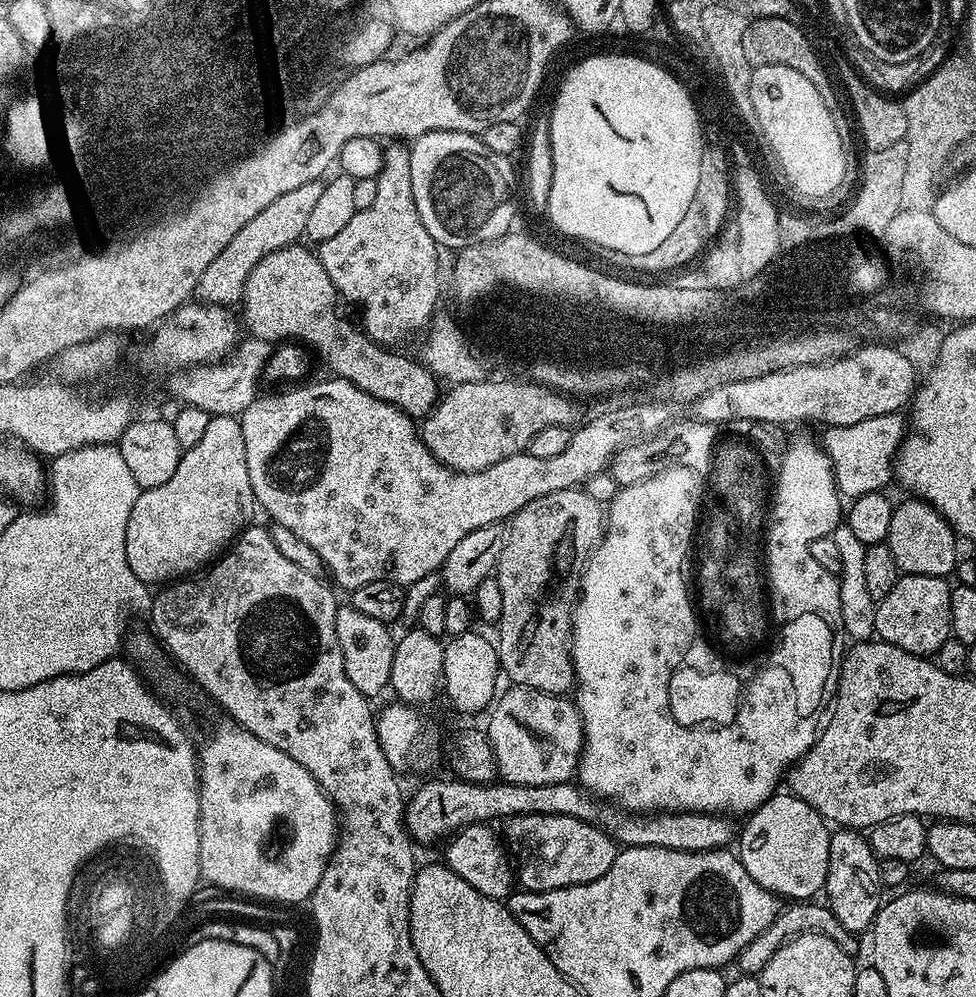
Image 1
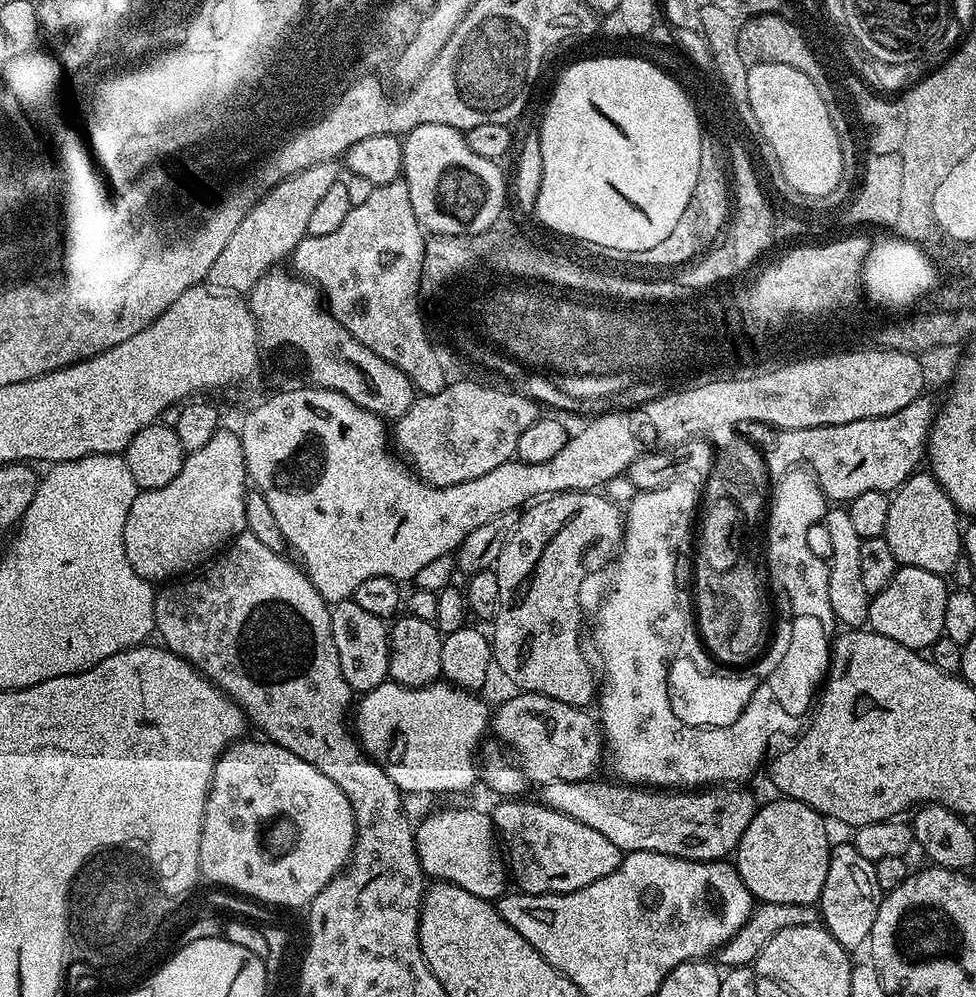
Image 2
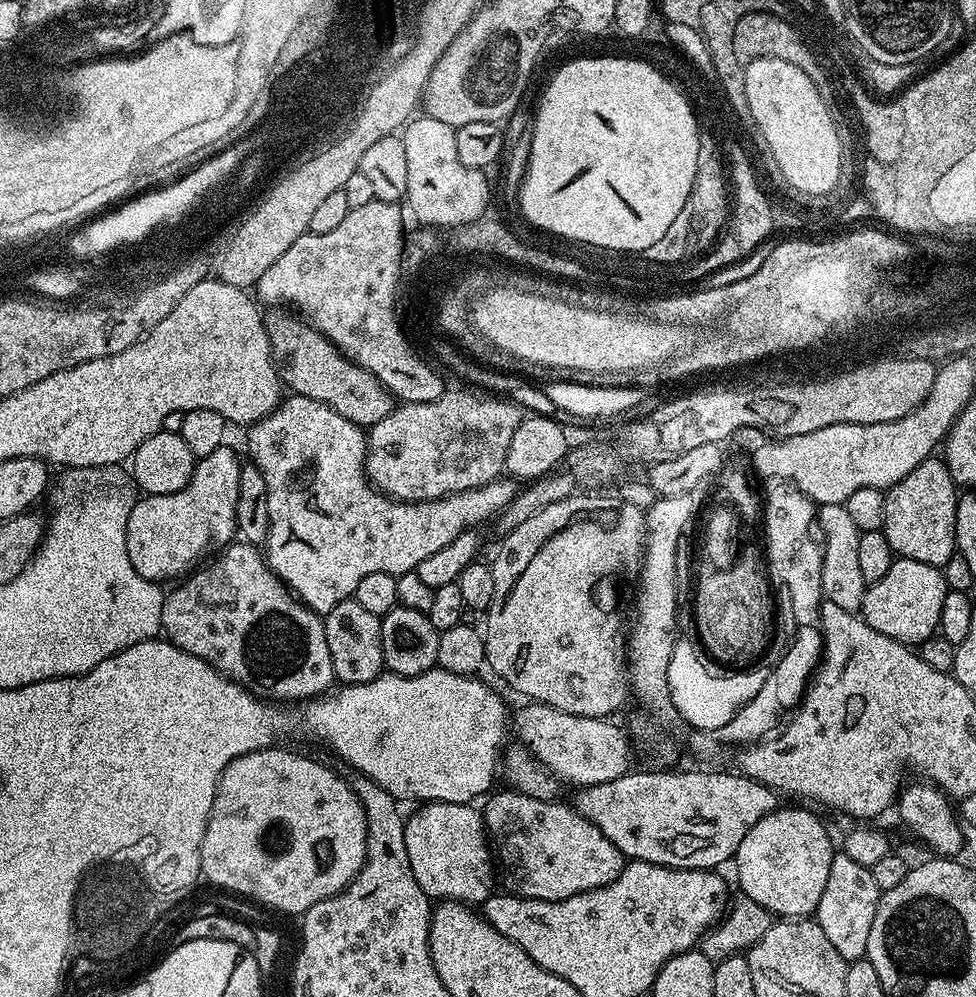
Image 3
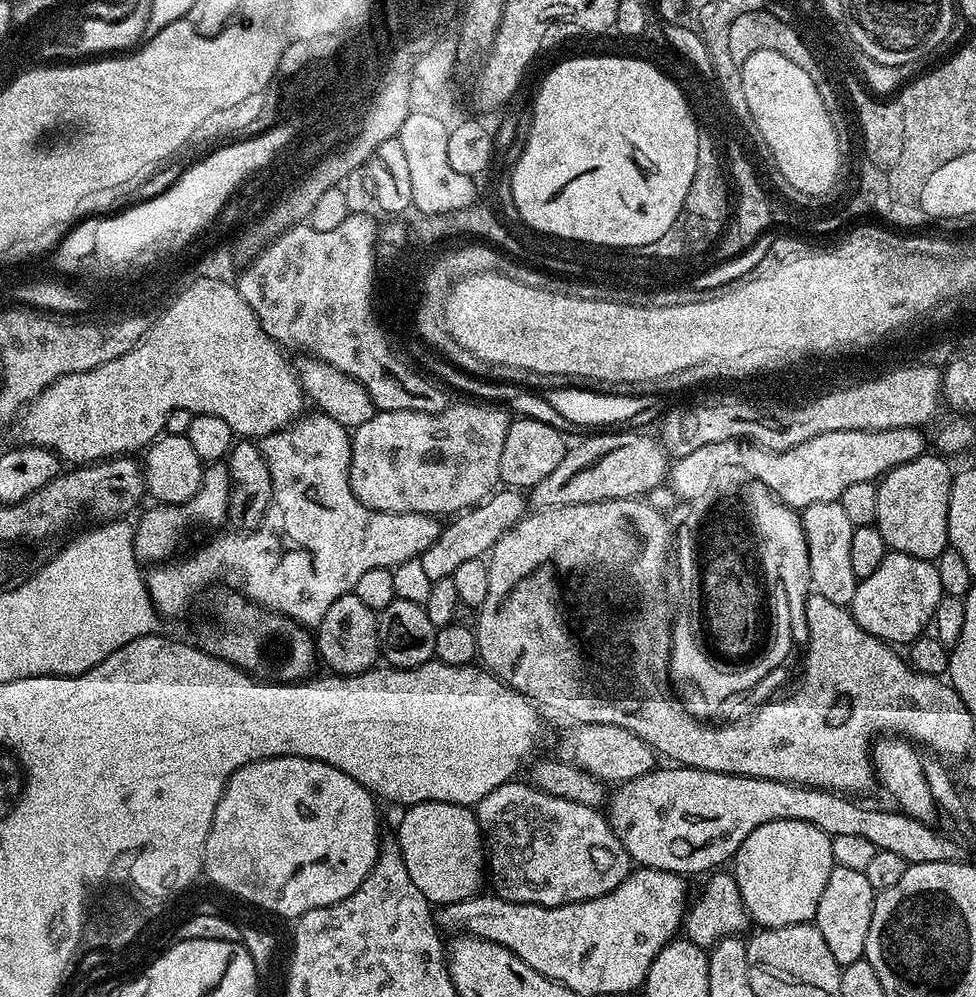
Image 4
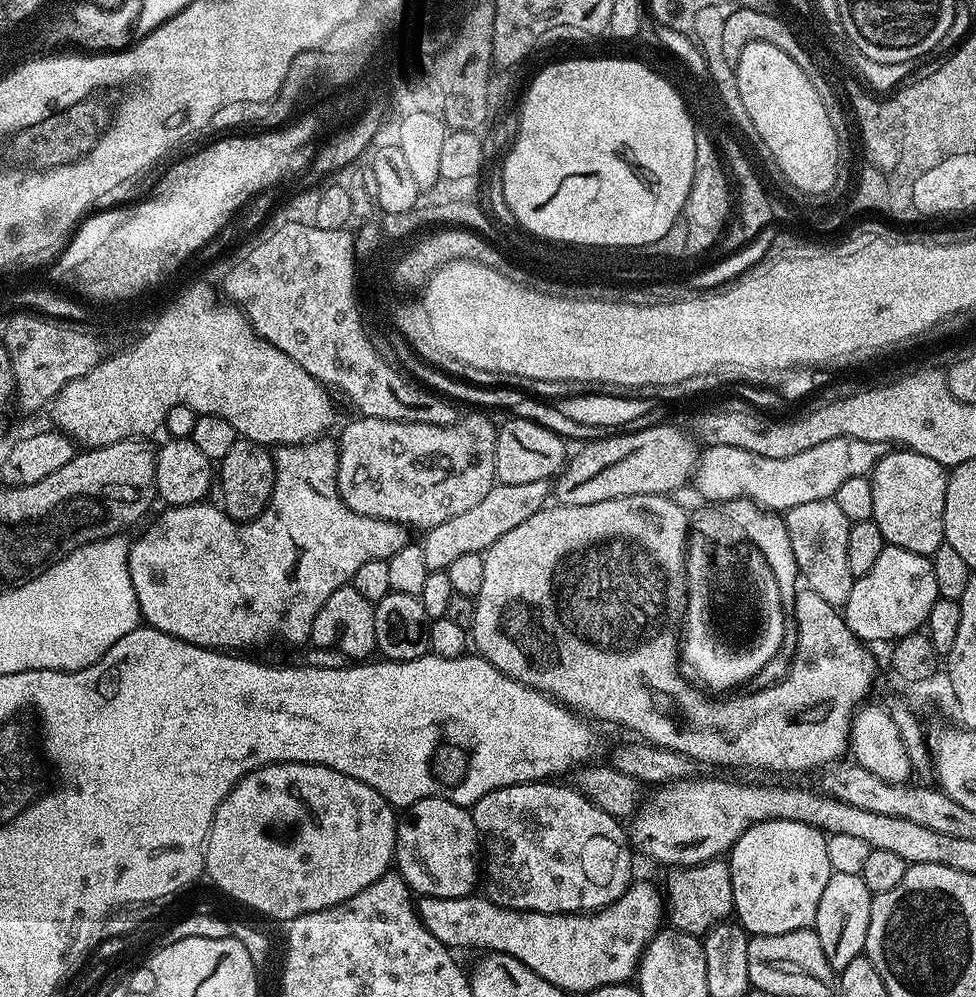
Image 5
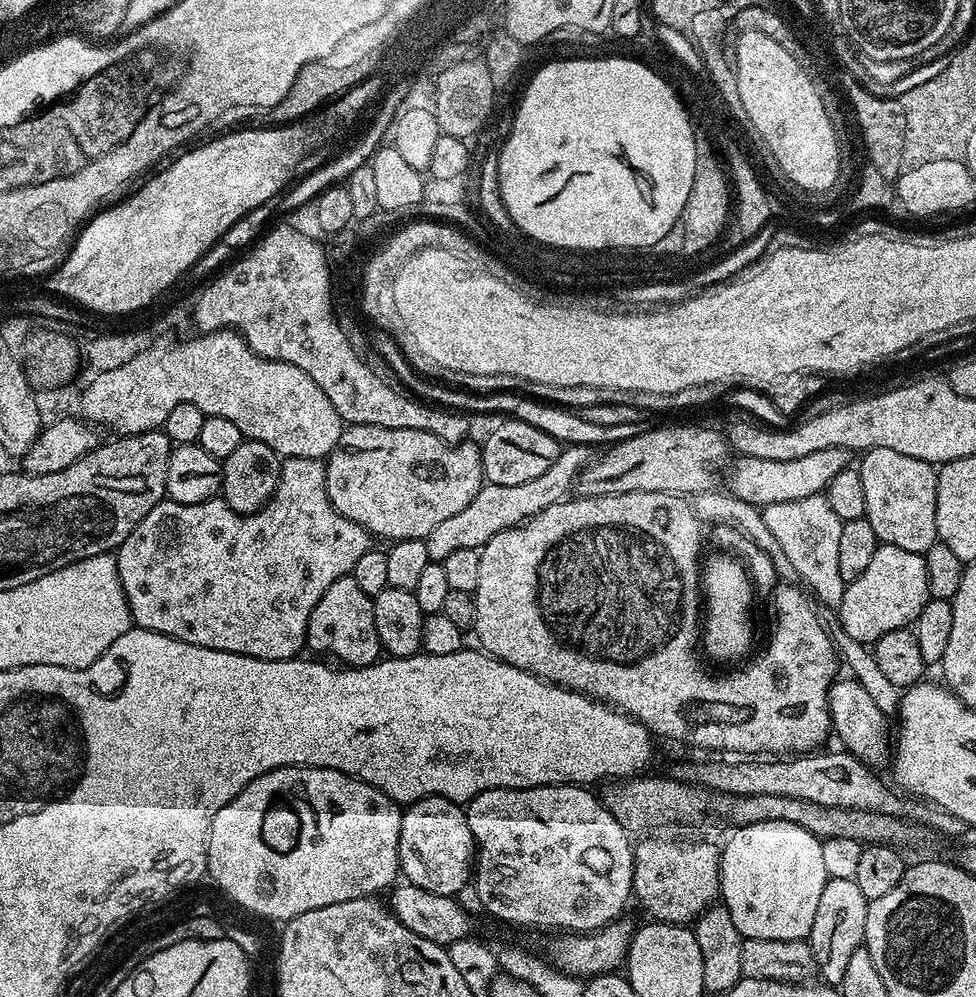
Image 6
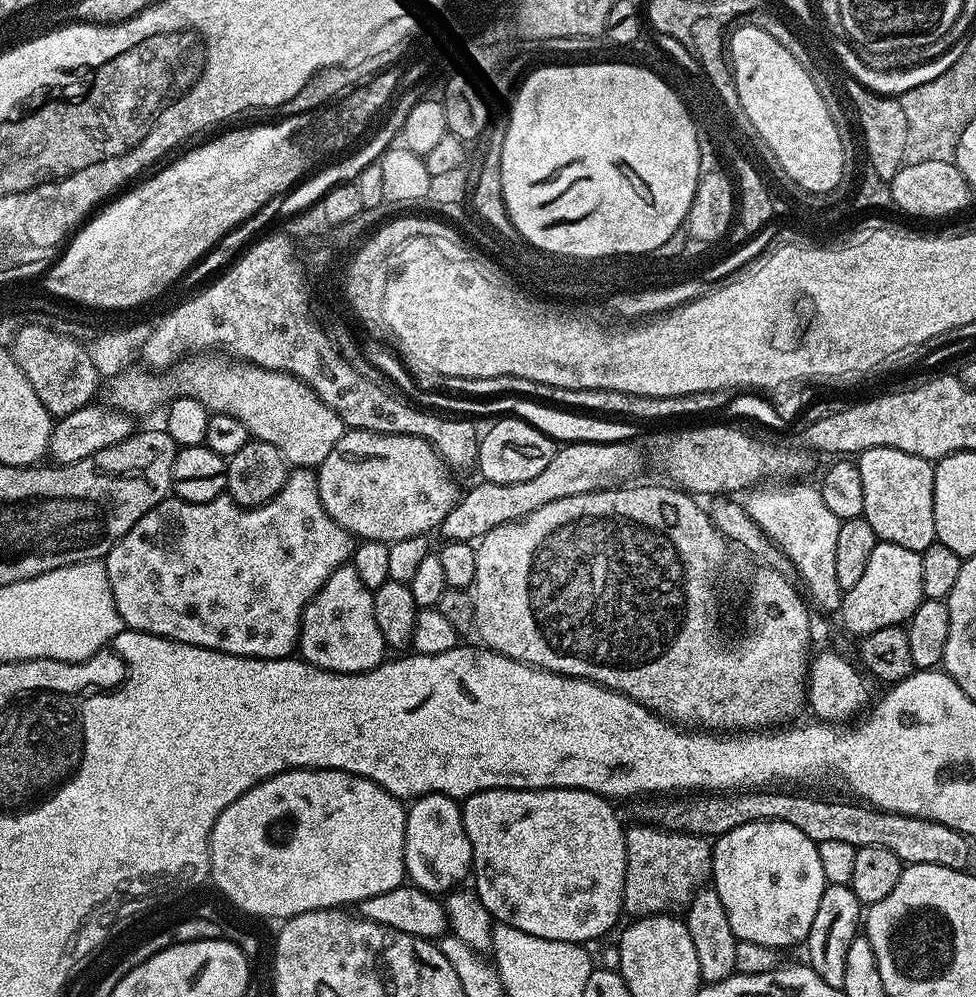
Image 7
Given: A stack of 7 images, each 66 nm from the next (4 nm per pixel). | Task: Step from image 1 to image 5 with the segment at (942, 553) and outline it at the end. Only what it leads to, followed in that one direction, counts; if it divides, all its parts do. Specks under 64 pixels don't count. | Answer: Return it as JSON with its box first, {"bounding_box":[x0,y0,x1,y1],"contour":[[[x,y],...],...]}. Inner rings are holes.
{"bounding_box":[870,451,949,558],"contour":[[[885,451],[870,473],[874,496],[871,520],[882,530],[885,545],[893,544],[929,558],[934,556],[944,543],[942,510],[946,510],[948,473],[949,469],[921,452]]]}

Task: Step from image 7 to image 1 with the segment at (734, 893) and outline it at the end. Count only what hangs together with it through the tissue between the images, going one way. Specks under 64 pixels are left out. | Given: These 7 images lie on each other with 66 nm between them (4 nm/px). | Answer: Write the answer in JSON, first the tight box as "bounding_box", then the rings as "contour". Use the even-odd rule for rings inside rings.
{"bounding_box":[738,794,830,902],"contour":[[[774,794],[765,800],[755,812],[747,817],[744,829],[739,829],[740,848],[738,855],[742,866],[746,866],[746,874],[758,882],[775,896],[788,902],[808,902],[813,899],[815,892],[819,893],[826,882],[828,863],[830,862],[830,828],[824,817],[817,814],[810,805],[802,802],[795,794],[780,796]]]}

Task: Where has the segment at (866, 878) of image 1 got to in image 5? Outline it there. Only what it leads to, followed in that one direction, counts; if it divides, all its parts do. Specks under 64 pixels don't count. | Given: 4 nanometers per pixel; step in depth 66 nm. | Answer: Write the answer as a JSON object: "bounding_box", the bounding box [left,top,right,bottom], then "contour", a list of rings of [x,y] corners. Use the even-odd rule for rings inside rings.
{"bounding_box":[814,872,872,974],"contour":[[[833,872],[830,882],[826,882],[826,890],[822,890],[822,899],[818,901],[818,914],[816,915],[814,930],[818,934],[818,942],[822,942],[822,954],[826,954],[826,962],[832,967],[833,973],[839,974],[846,966],[850,966],[850,962],[854,962],[854,958],[865,955],[864,947],[866,946],[866,930],[870,930],[872,897],[872,891],[866,886],[866,882],[862,882],[860,875],[855,876],[854,874],[838,874],[837,872]]]}

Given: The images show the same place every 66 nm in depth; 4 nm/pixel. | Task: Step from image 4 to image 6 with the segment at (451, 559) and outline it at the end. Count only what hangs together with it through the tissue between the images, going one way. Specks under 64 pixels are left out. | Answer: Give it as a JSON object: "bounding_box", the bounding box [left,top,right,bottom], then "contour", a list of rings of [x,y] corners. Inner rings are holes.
{"bounding_box":[428,444,590,562],"contour":[[[573,444],[565,447],[550,466],[539,478],[531,482],[521,482],[518,486],[498,486],[485,483],[484,487],[470,498],[470,503],[464,509],[458,510],[458,514],[445,518],[428,535],[428,559],[432,562],[442,562],[454,554],[454,550],[470,550],[471,548],[483,548],[494,534],[502,534],[511,528],[518,528],[531,518],[537,516],[542,510],[559,504],[575,489],[576,482],[580,478],[580,472],[590,463],[589,449],[582,444]]]}

